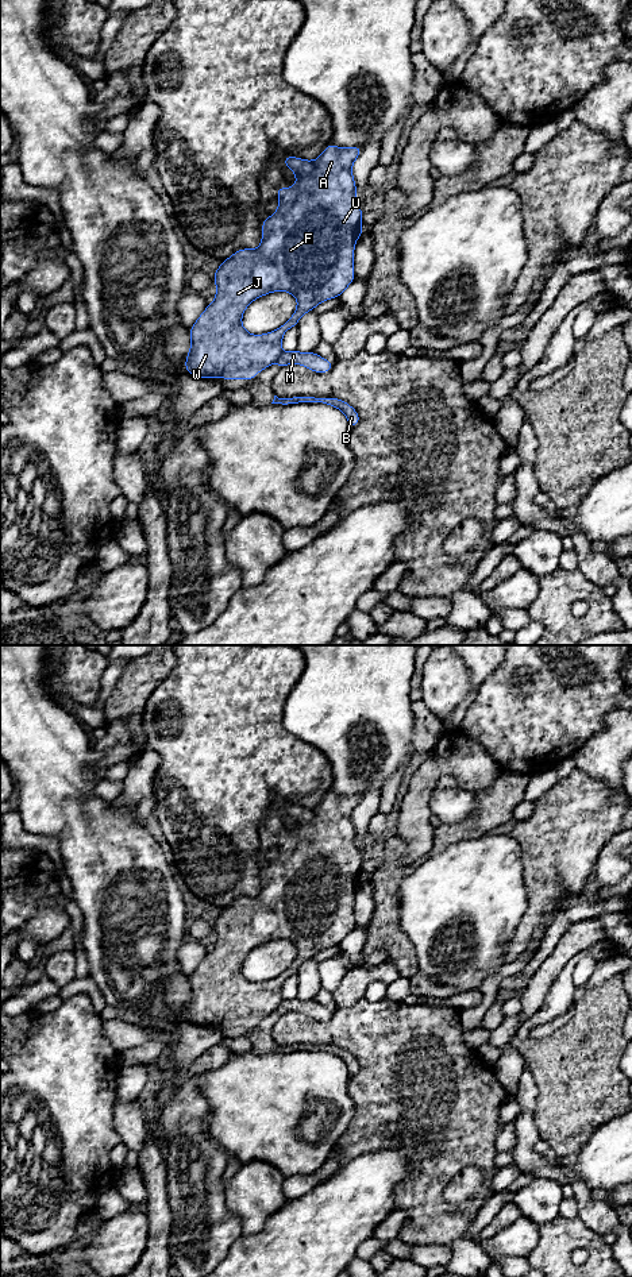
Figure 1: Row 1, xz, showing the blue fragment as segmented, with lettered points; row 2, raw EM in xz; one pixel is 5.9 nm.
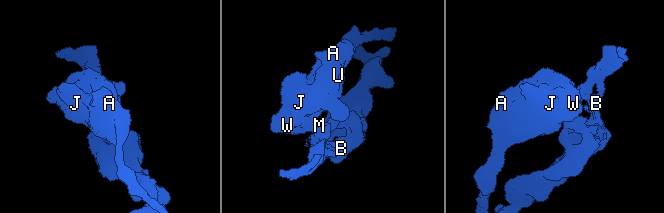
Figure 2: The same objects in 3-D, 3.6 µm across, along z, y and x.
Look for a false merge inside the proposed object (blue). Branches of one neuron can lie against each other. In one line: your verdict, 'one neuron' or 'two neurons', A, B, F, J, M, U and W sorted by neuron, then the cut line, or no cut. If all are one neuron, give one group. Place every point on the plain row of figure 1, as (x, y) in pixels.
two neurons; groups A F J U W / B M; cut xz (282, 1000), (277, 1007)

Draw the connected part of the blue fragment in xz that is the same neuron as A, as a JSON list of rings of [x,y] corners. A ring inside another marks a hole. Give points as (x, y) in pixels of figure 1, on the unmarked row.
[[[330,791],[315,809],[284,805],[284,813],[296,822],[296,833],[277,836],[280,853],[270,865],[263,865],[259,895],[238,898],[213,921],[217,934],[215,948],[189,979],[192,991],[185,1007],[189,1022],[197,1026],[254,1027],[280,1007],[288,977],[297,975],[298,968],[320,950],[338,946],[355,927],[354,898],[363,876],[351,817],[362,798],[361,794],[336,795]],[[274,940],[296,945],[294,961],[275,979],[248,981],[242,972],[244,958],[254,948]]]

